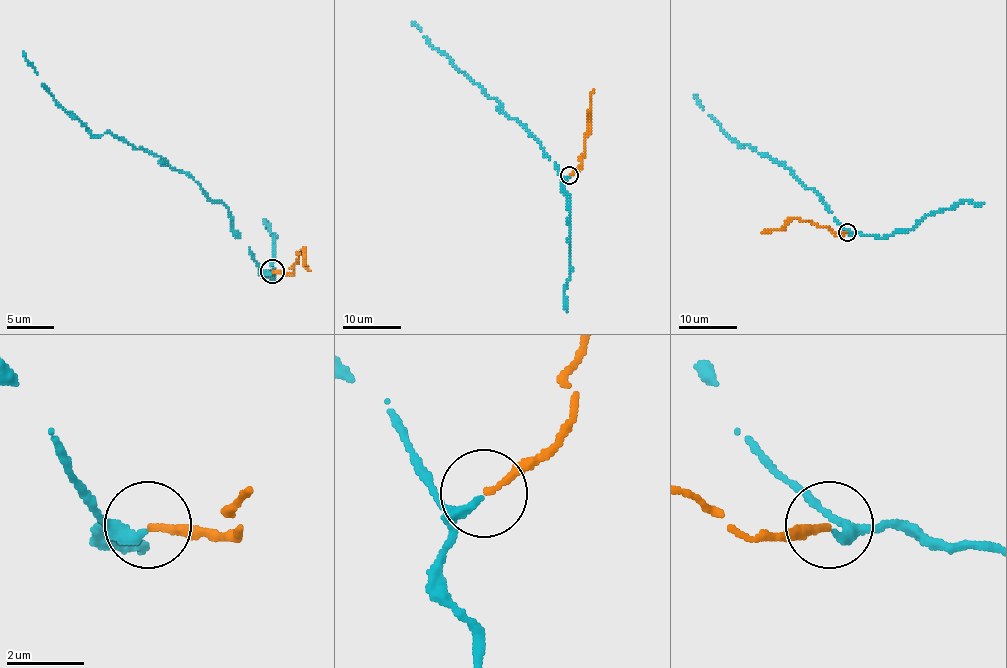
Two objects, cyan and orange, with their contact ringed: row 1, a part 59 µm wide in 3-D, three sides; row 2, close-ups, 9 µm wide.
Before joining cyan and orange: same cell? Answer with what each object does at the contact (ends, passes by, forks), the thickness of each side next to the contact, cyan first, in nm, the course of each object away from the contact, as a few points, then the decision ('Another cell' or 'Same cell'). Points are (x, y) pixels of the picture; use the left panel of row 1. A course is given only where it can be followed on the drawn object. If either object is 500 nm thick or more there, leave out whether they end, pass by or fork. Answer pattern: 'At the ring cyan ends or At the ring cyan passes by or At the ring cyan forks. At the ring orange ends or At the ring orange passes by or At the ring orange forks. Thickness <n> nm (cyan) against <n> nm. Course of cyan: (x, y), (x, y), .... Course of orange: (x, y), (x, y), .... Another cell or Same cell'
At the ring cyan passes by. At the ring orange ends. Thickness 180 nm (cyan) against 140 nm. Course of cyan: (273, 273), (261, 268), (221, 203), (214, 203), (163, 158), (109, 133), (93, 135), (42, 84), (23, 51). Course of orange: (273, 270), (294, 273), (298, 254), (305, 249), (305, 266), (310, 270). Same cell

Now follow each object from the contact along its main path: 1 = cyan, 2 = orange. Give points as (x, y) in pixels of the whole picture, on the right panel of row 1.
1: (848, 233), (821, 198), (807, 189), (790, 169), (747, 145), (742, 147), (708, 115), (695, 94)
2: (847, 232), (835, 233), (797, 218), (790, 218), (781, 229), (762, 232)

